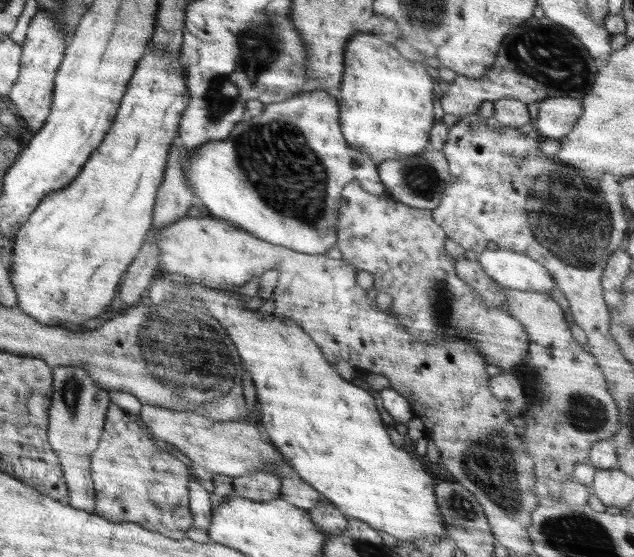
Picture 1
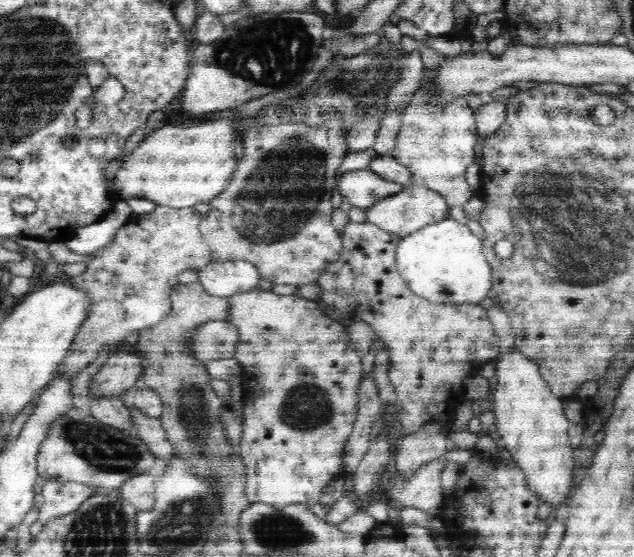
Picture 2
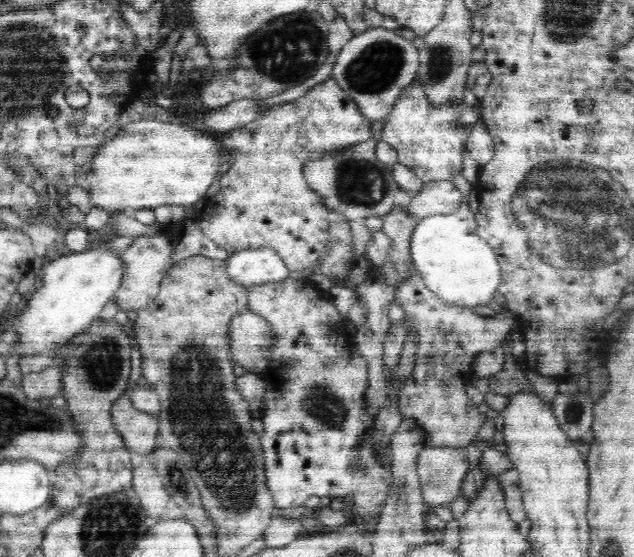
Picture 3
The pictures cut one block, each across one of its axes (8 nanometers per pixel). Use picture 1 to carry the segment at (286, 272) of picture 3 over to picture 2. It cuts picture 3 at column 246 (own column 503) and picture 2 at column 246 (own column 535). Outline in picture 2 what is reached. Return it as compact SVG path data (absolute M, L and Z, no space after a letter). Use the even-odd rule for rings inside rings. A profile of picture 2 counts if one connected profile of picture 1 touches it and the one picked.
M246 260L211 261L199 271L198 281L208 294L220 297L256 289L261 279L258 267Z

